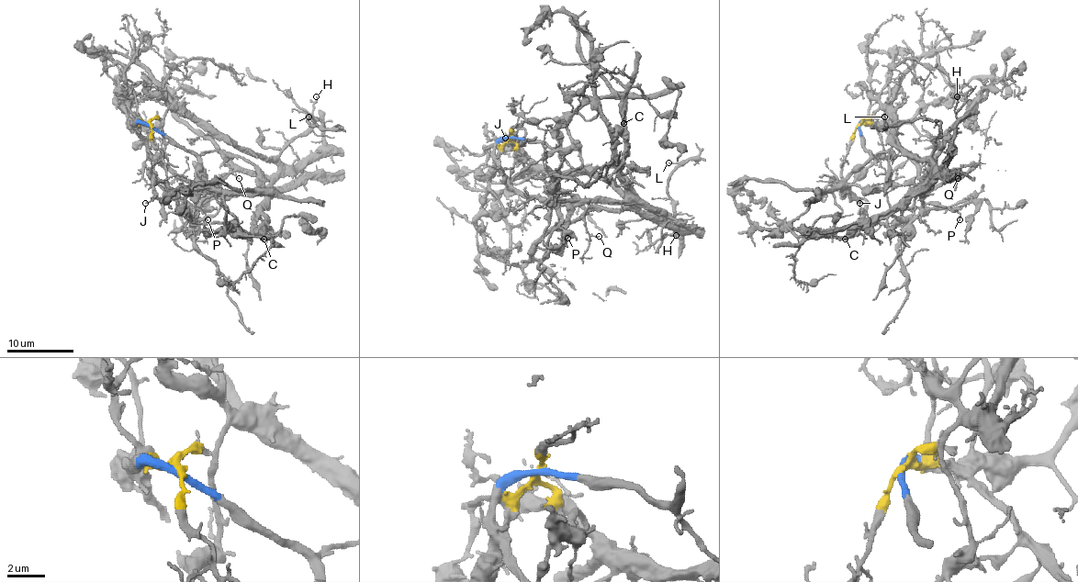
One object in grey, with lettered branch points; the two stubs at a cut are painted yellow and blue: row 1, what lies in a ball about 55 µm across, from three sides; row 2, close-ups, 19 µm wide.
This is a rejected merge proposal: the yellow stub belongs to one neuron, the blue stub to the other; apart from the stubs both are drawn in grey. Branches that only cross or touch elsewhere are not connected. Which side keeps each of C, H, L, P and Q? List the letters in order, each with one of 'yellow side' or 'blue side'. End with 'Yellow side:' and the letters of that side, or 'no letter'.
C: blue side
H: blue side
L: blue side
P: yellow side
Q: blue side
Yellow side: P

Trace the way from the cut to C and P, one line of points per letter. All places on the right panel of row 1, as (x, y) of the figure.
C: (859, 125), (862, 145), (870, 156), (832, 190), (822, 193), (791, 229), (799, 237), (836, 235), (846, 238)
P: (859, 125), (875, 123), (891, 136), (912, 160), (922, 180), (922, 200), (948, 207), (959, 215), (959, 219)

